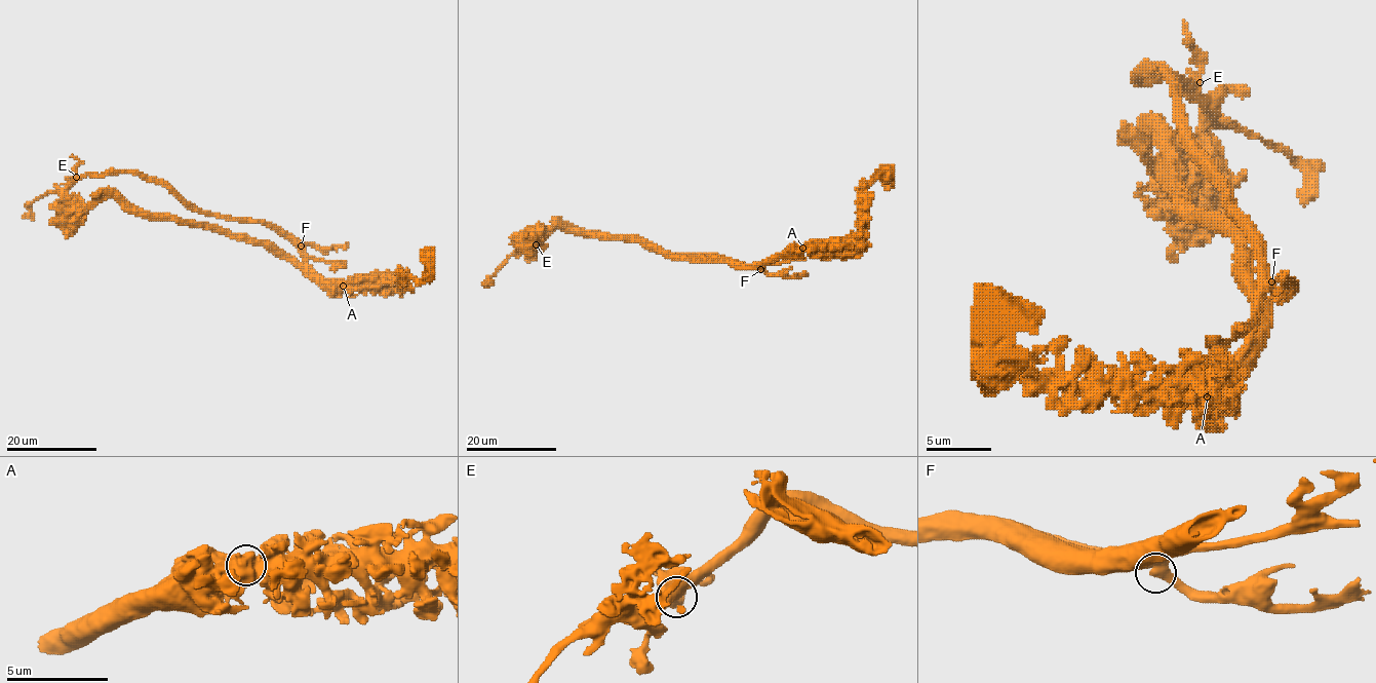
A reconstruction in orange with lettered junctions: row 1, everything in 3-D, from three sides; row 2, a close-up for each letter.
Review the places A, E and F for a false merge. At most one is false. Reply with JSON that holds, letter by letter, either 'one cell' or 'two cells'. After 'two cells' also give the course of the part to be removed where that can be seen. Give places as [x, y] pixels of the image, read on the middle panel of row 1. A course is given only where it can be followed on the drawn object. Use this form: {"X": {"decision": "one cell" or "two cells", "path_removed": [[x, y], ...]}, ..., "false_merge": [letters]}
{"A": {"decision": "two cells", "path_removed": [[802, 247], [768, 263], [738, 266], [720, 256], [680, 256], [556, 224], [516, 251], [493, 280]]}, "E": {"decision": "one cell"}, "F": {"decision": "one cell"}, "false_merge": ["A"]}

